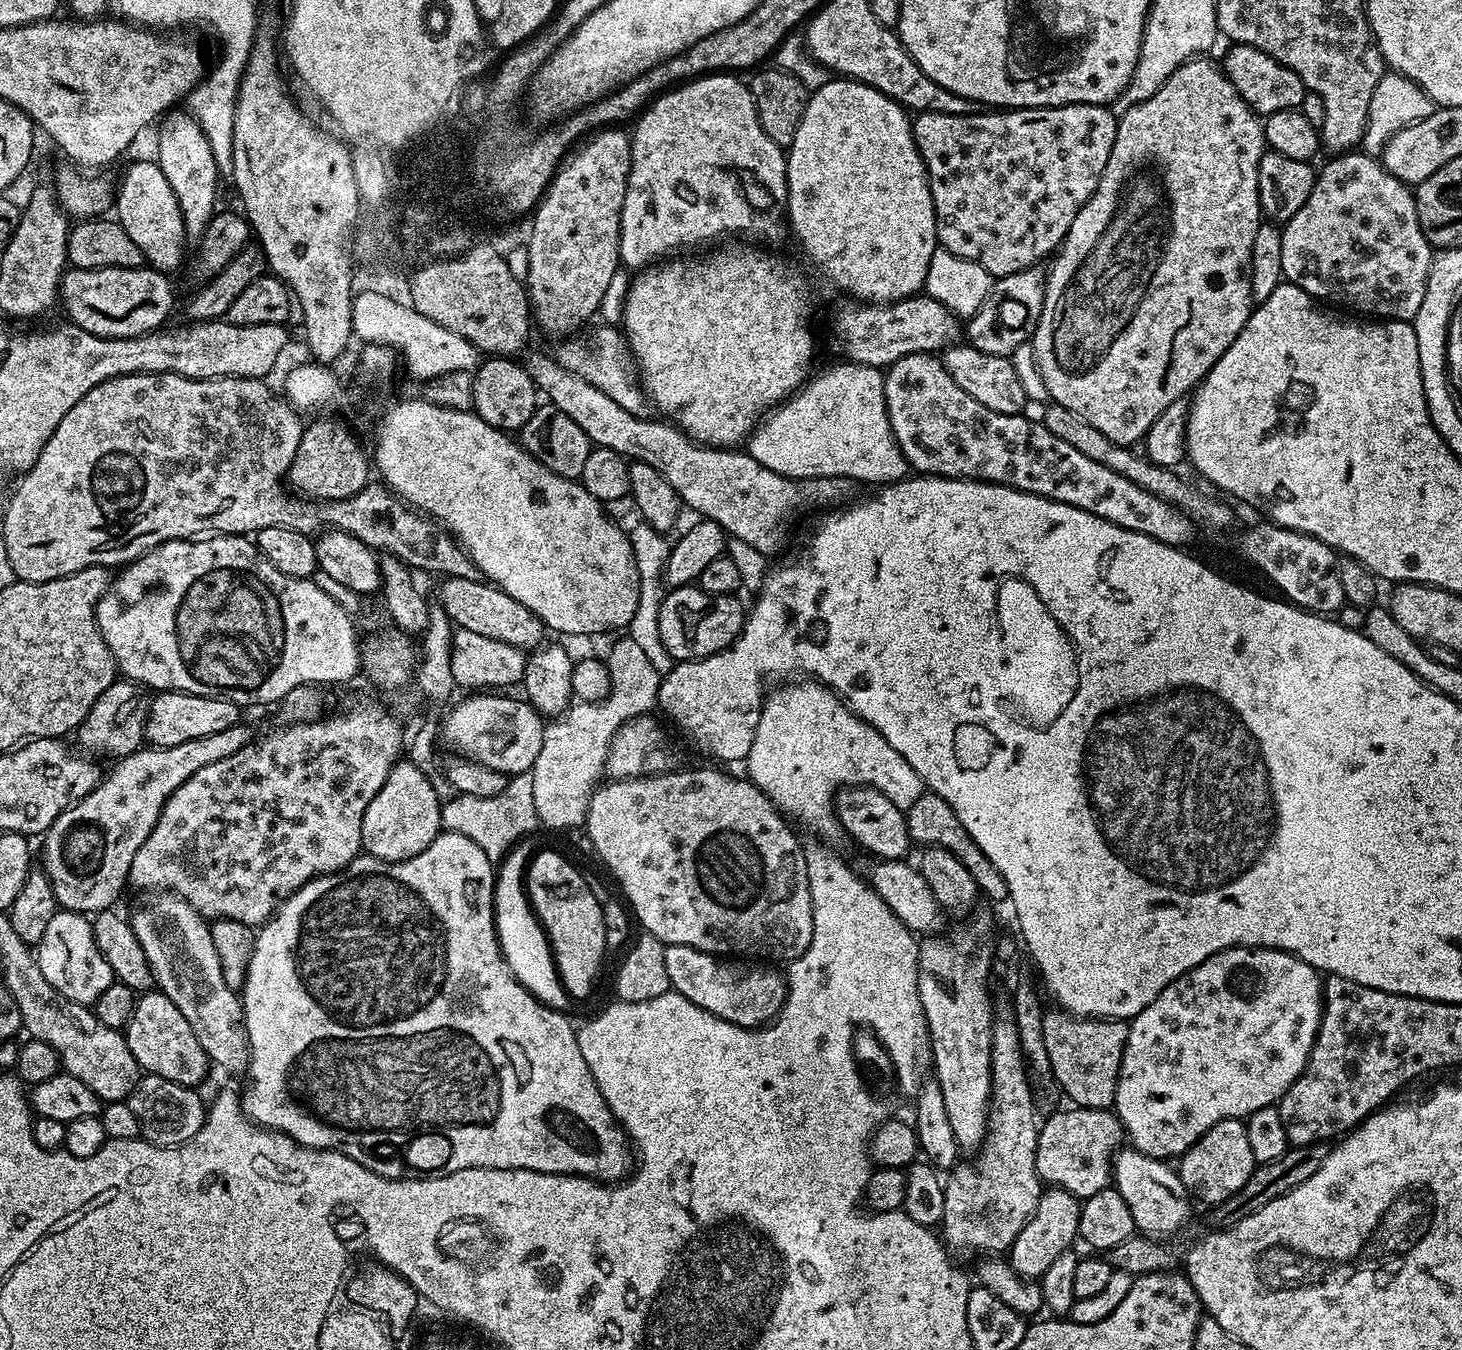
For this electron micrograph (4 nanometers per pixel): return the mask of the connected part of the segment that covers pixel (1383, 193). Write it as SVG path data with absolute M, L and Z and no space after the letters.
M1349 150L1331 158L1324 169L1317 171L1310 198L1306 198L1302 210L1283 225L1284 280L1306 290L1317 301L1345 304L1364 318L1415 321L1426 294L1434 249L1420 225L1413 189L1387 172L1379 159L1363 151Z

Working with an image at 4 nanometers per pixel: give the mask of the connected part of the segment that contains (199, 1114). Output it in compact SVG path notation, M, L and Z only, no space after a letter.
M151 1074L141 1075L136 1083L136 1088L128 1096L127 1103L130 1110L134 1110L134 1118L140 1127L140 1136L147 1140L149 1144L157 1144L160 1148L174 1148L177 1144L187 1144L194 1134L198 1134L204 1125L206 1115L206 1100L199 1096L196 1088L187 1088L181 1084L170 1082L161 1076Z

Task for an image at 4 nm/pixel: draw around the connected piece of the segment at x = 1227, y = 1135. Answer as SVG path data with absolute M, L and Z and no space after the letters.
M1220 1120L1194 1146L1190 1146L1178 1160L1180 1180L1197 1201L1205 1200L1215 1206L1233 1196L1250 1178L1257 1167L1254 1154L1250 1154L1250 1141L1246 1138L1246 1123L1239 1120Z

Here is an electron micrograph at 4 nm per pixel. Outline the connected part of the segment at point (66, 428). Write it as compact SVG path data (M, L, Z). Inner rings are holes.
M135 372L129 376L115 376L94 386L72 407L70 414L66 414L66 418L62 418L62 422L58 422L58 426L54 430L54 434L50 434L46 446L42 446L42 454L38 454L34 466L19 477L20 485L13 490L12 497L8 500L8 509L4 512L2 541L5 544L7 557L10 558L15 579L41 584L81 572L87 568L113 566L112 564L123 566L131 564L132 561L146 555L160 544L171 540L196 538L201 534L255 534L261 532L266 526L286 526L299 532L312 534L317 531L316 524L324 524L320 526L327 526L337 532L350 534L354 538L366 542L366 546L370 546L377 553L394 555L417 573L419 573L418 571L441 572L439 575L444 578L457 576L471 580L477 579L475 562L464 553L464 549L456 543L456 539L449 532L444 531L435 520L405 504L391 488L383 483L370 482L365 488L358 490L358 494L345 500L305 502L293 495L291 491L284 492L286 477L294 462L294 454L298 450L300 441L301 413L293 408L277 389L276 393L274 389L267 388L264 383L263 379L251 380L233 376L223 376L217 380L195 380L173 372Z

